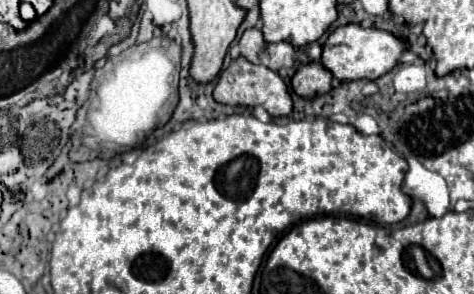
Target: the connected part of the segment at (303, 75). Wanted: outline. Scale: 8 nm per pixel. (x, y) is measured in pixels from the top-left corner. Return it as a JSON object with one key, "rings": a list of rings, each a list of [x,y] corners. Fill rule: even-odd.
{"rings":[[[311,61],[297,69],[297,73],[291,79],[291,85],[297,95],[311,99],[327,93],[331,89],[331,81],[331,71],[327,71],[319,61]]]}

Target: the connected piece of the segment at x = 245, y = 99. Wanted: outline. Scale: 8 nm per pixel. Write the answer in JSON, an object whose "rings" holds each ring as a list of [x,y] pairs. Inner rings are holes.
{"rings":[[[245,57],[235,59],[221,75],[219,81],[215,85],[213,91],[215,101],[219,103],[227,103],[227,105],[247,105],[247,107],[255,107],[261,105],[265,107],[273,117],[283,117],[289,115],[293,111],[293,101],[291,95],[287,91],[285,81],[279,77],[277,71],[271,71],[265,65],[253,65],[249,63]]]}

